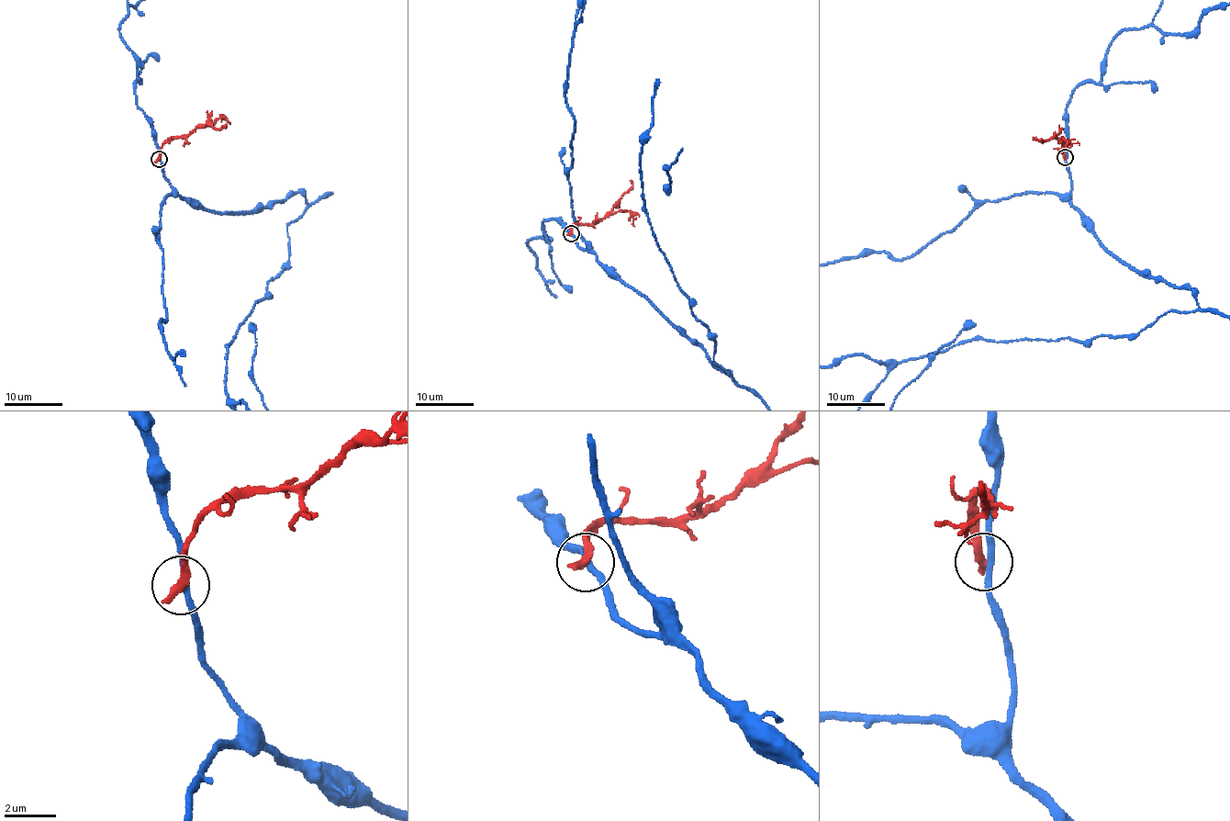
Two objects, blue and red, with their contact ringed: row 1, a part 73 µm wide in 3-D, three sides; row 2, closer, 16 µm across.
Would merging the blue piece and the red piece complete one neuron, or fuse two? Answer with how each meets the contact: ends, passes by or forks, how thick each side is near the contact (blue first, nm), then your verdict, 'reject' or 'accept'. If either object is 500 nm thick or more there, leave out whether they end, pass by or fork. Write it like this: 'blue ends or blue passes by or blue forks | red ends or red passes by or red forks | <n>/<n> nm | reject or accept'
blue passes by | red ends | 240/360 nm | reject

